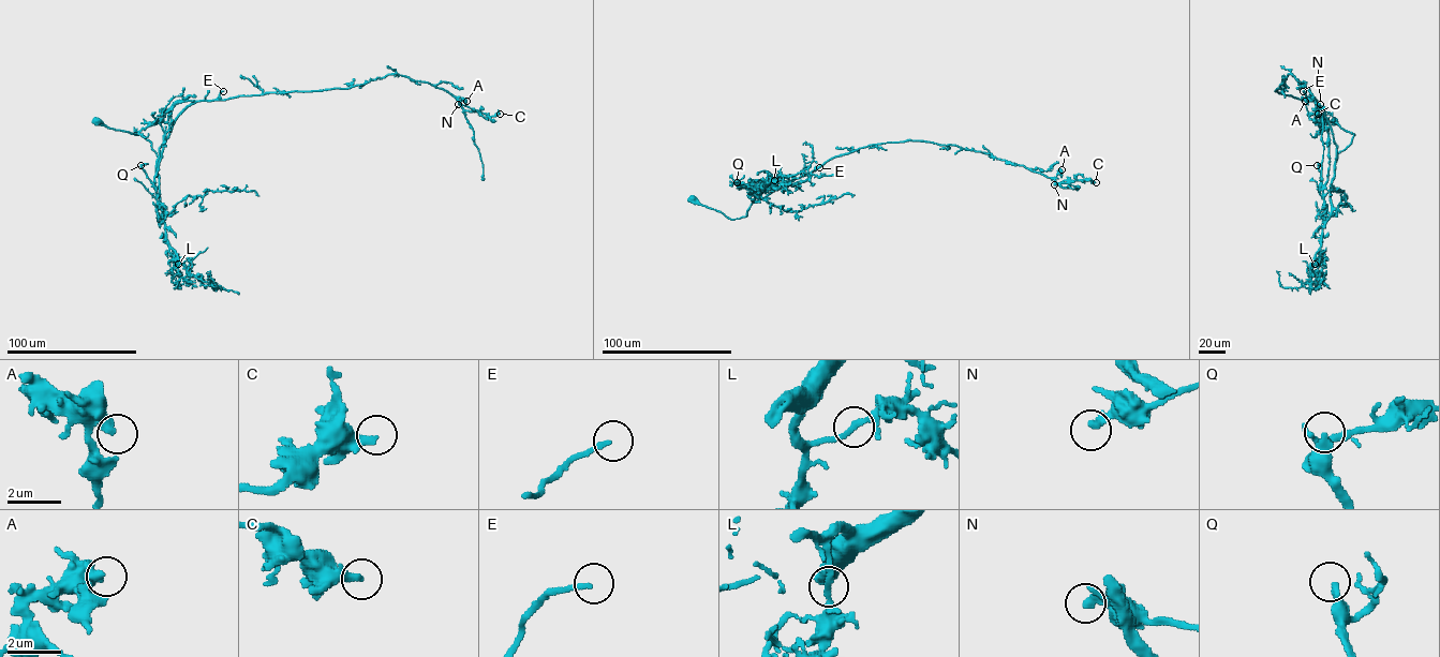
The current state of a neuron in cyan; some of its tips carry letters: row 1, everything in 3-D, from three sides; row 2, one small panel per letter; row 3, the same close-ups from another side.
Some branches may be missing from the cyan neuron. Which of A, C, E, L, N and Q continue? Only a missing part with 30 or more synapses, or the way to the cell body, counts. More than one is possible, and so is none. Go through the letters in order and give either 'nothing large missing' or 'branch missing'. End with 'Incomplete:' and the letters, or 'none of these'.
A: nothing large missing
C: nothing large missing
E: branch missing
L: nothing large missing
N: nothing large missing
Q: branch missing
Incomplete: E, Q

